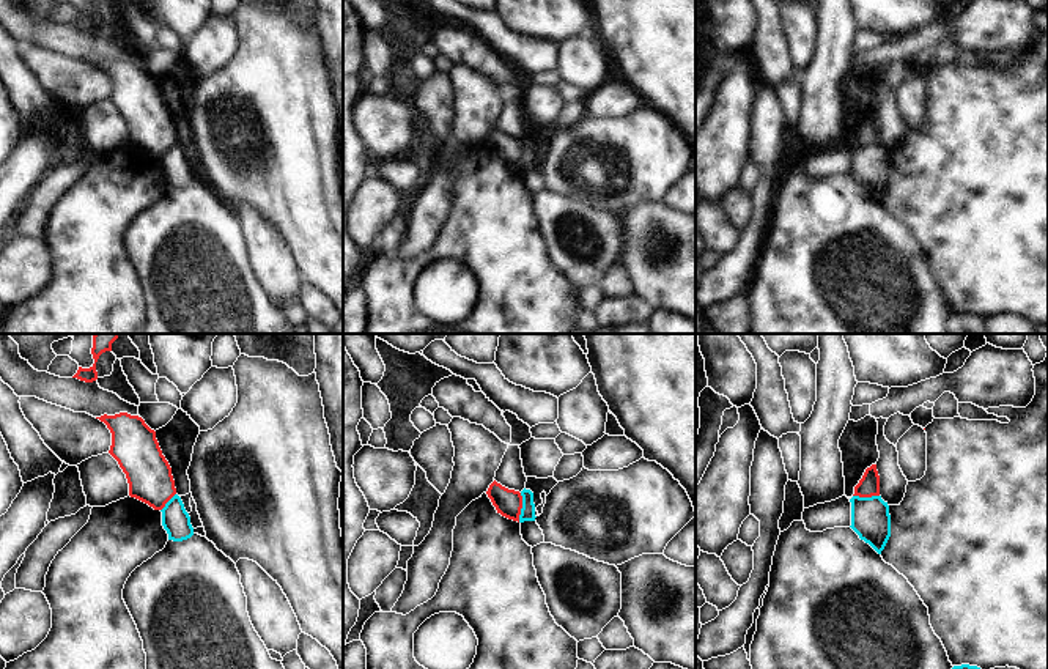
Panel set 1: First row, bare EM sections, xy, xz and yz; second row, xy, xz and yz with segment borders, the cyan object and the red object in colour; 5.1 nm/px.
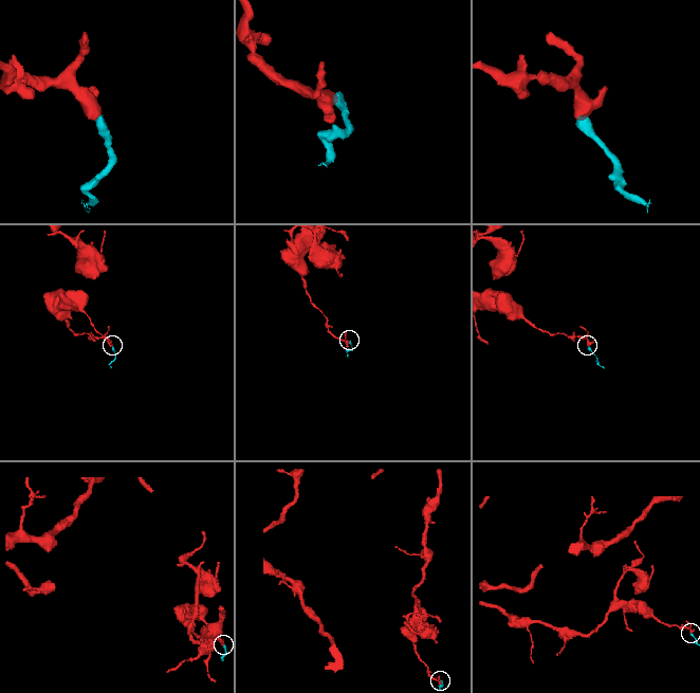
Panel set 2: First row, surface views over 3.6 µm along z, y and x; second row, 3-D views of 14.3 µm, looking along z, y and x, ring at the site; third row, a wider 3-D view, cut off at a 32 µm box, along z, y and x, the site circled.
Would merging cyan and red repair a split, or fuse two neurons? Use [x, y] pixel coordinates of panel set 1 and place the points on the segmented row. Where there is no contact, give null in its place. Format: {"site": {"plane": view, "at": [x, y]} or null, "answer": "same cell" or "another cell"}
{"site": {"plane": "xz", "at": [523, 507]}, "answer": "another cell"}

